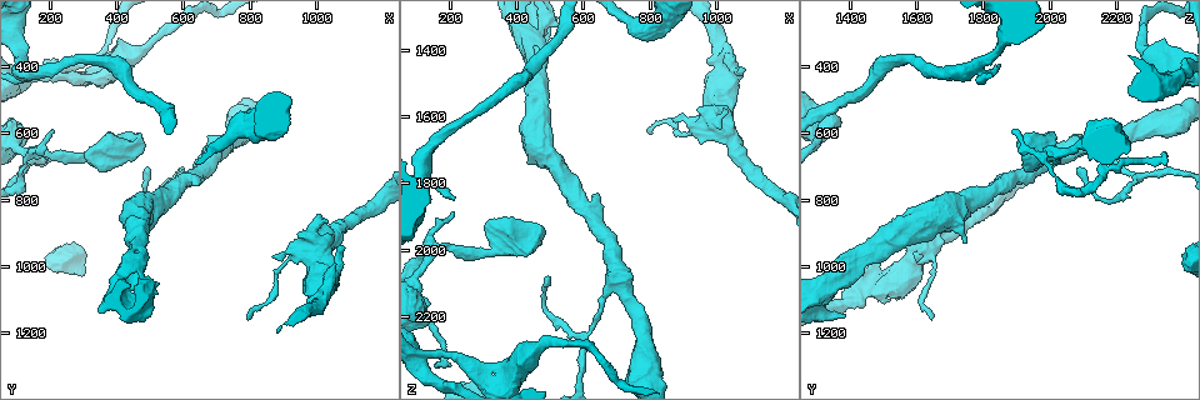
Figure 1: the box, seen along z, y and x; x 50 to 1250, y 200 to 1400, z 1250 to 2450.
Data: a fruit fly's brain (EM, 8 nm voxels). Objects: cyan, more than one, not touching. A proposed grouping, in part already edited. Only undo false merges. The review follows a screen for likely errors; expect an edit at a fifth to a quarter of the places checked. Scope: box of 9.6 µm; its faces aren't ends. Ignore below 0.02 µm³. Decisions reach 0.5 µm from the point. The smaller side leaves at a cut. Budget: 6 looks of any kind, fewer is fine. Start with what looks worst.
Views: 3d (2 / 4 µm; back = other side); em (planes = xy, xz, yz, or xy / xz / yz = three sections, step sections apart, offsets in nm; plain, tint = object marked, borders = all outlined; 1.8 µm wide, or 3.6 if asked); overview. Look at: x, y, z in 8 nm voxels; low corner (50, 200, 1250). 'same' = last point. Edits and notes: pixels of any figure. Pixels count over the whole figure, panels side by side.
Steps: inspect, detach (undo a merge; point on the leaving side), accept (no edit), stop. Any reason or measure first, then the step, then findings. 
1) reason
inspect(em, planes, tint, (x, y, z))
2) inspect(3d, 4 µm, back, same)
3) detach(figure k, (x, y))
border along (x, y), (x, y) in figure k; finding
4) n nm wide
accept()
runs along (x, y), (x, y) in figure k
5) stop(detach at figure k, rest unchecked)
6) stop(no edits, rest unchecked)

three-way junction
inspect(3d, 4 µm, (140, 650, 1990))

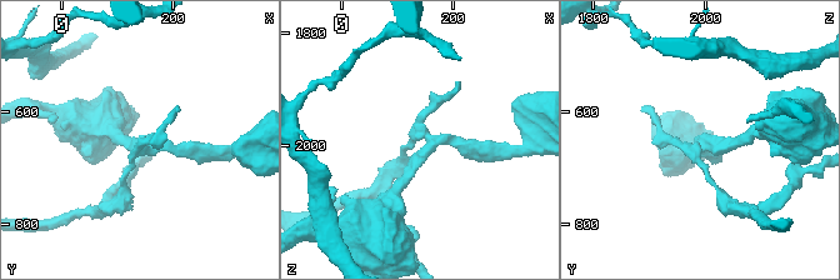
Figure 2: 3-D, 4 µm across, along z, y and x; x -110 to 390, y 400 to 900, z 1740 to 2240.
shape alone is not enough
inspect(em, planes, tint, (150, 660, 1990))

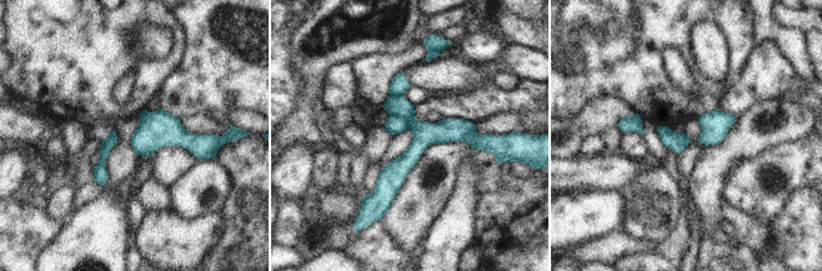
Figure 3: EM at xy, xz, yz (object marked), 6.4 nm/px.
170 nm wide
detach(figure 3, (394, 125))
a second cell is stuck on

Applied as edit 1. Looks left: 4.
four arms meet
inspect(3d, 2 µm, (440, 1010, 1410))

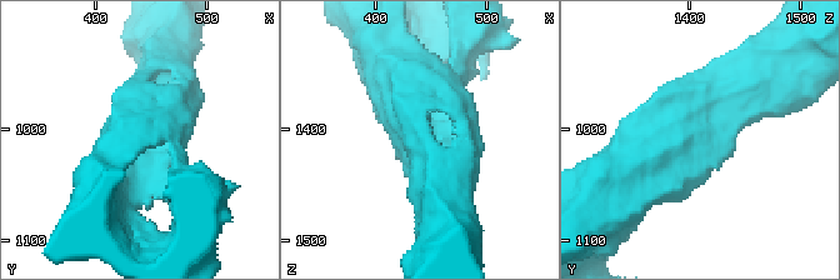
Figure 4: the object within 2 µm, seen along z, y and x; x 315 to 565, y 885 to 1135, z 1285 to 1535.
shape alone is not enough
inspect(em, planes, tint, (444, 1012, 1416))

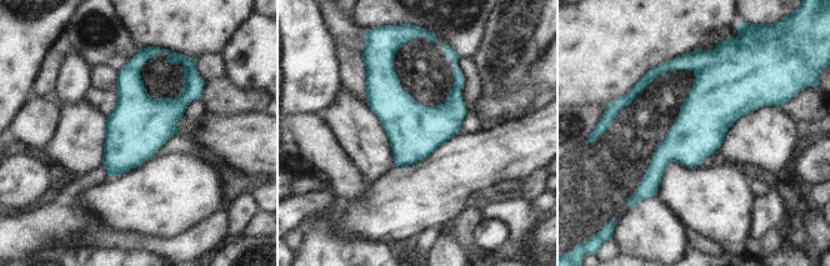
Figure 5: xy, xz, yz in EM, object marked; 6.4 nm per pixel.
340 nm wide
accept()
all the same cell

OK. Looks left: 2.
inspect(3d, 4 µm, (480, 850, 1710))

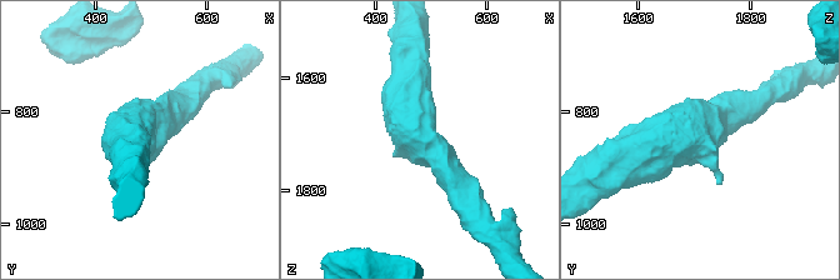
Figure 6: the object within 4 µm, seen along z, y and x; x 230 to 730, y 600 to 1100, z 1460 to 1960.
inspect(em, 3.6 µm, planes, borders, (480, 840, 1710))

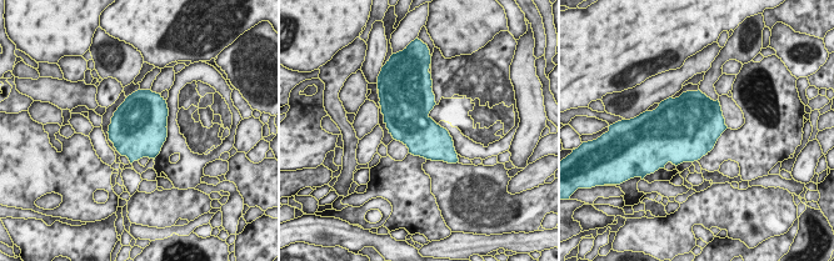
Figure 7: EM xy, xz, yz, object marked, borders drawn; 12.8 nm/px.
accept()
one cell here

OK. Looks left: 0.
stop(detach at figure 3, rest unchecked)

